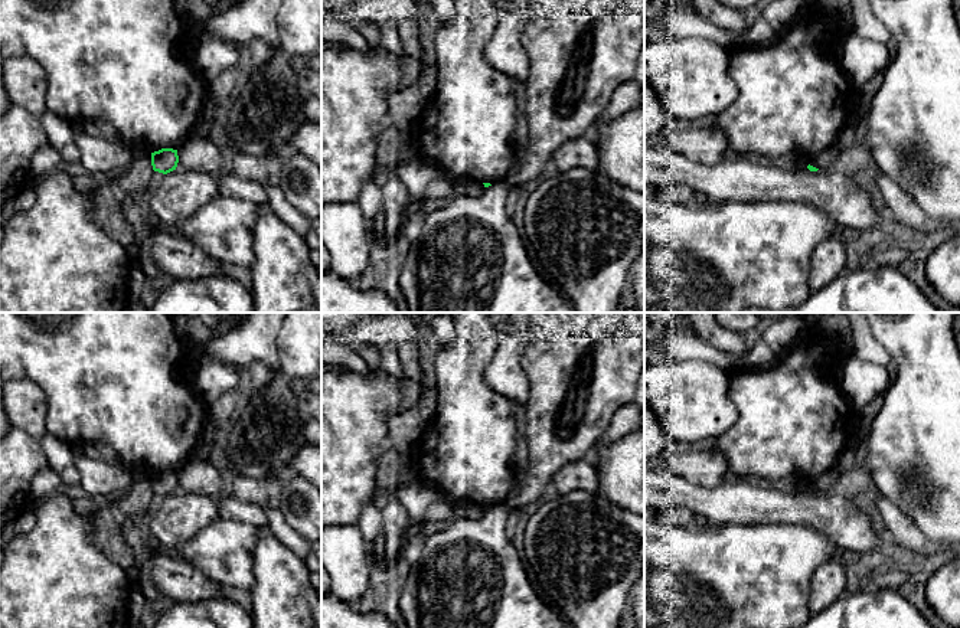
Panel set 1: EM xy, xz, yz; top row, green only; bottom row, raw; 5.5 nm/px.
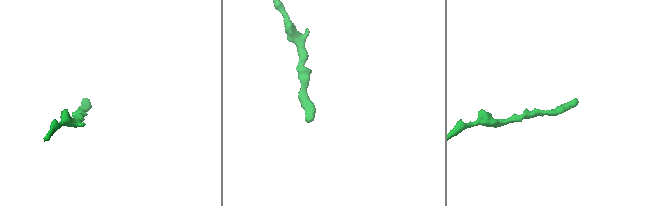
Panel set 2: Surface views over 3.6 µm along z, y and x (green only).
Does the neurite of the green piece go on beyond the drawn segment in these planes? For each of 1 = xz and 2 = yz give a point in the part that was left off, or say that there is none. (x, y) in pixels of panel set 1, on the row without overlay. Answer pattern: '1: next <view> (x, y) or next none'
1: next none
2: next none

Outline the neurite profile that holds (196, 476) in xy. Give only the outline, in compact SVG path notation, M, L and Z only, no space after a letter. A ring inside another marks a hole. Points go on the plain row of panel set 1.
M190 457L177 471L179 485L185 493L218 495L222 491L219 471L208 461Z

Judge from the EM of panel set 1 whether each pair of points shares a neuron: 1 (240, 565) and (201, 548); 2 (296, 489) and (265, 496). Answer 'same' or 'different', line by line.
1: same
2: different

